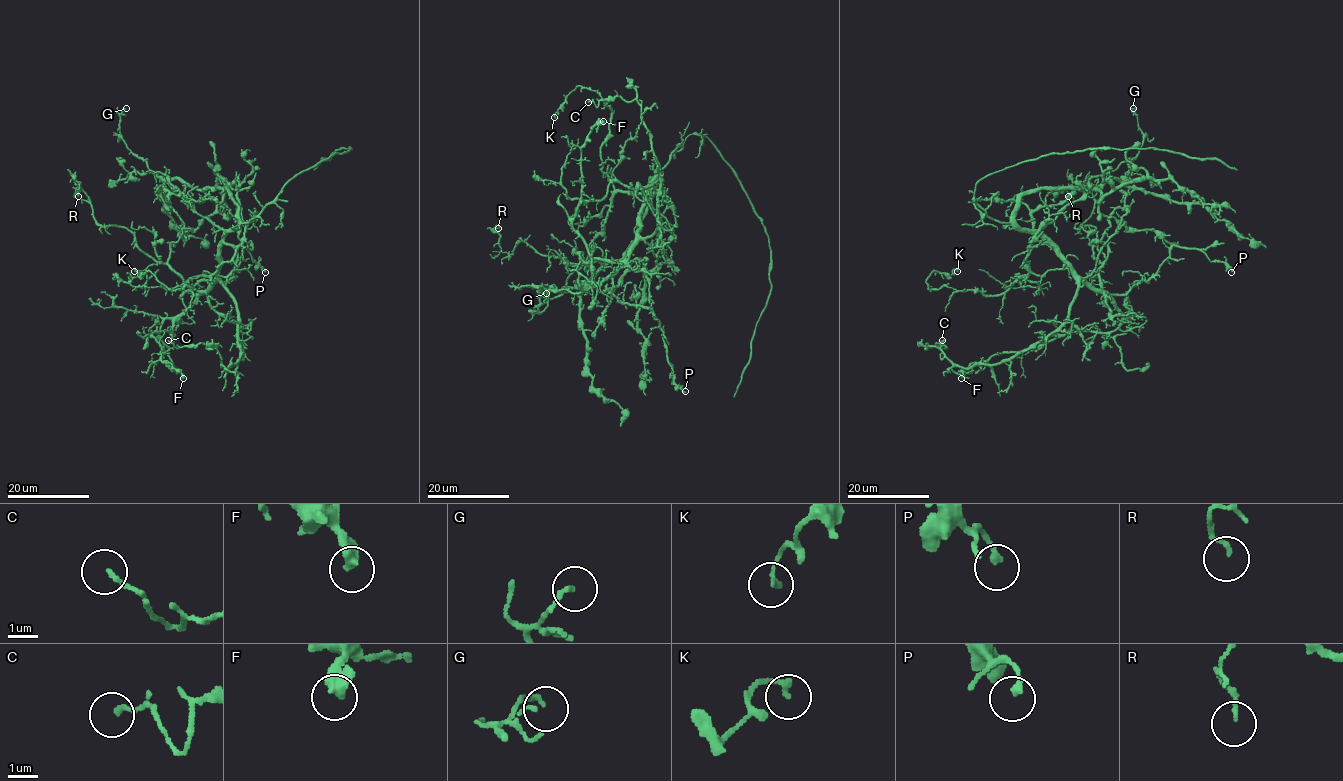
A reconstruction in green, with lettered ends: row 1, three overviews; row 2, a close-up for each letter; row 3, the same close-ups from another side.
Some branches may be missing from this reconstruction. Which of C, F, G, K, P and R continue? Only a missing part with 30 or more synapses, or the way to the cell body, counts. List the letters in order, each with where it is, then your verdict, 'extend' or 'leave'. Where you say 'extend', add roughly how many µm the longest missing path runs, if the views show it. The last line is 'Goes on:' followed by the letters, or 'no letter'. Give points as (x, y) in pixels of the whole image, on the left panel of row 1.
C: at (168, 340); leave
F: at (183, 378); leave
G: at (126, 108); leave
K: at (134, 271); leave
P: at (265, 272); leave
R: at (78, 196); leave
Goes on: no letter

